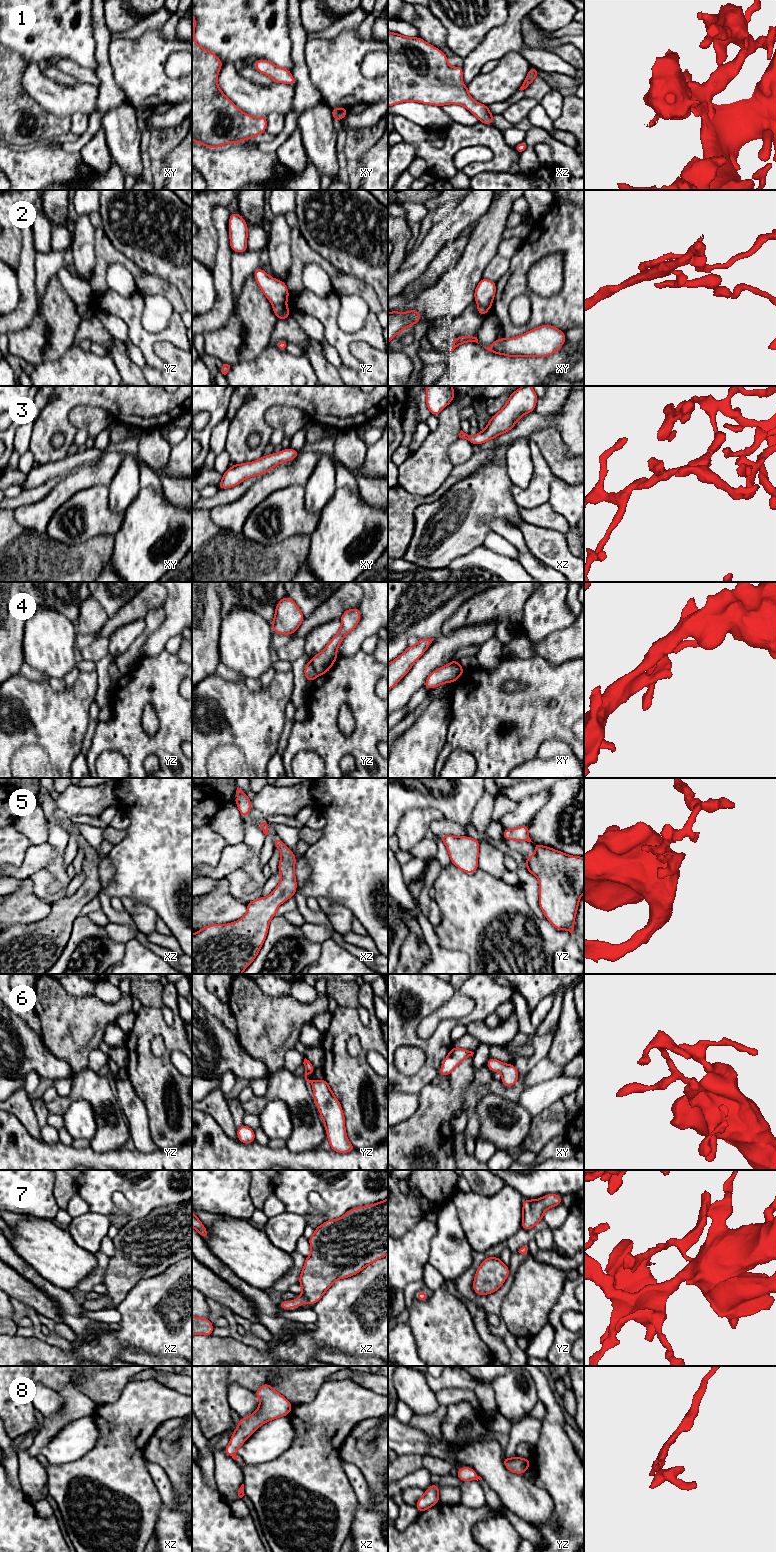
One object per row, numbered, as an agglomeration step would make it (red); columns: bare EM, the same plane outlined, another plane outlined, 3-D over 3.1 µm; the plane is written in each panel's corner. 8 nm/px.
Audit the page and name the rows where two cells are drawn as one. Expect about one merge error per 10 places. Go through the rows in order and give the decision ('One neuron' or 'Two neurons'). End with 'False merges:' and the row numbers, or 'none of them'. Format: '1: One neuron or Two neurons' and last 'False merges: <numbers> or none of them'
1: One neuron
2: One neuron
3: One neuron
4: Two neurons
5: One neuron
6: One neuron
7: One neuron
8: One neuron
False merges: 4

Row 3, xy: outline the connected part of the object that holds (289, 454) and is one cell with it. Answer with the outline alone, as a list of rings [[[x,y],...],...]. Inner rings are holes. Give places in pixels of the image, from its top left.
[[[288,448],[283,449],[278,454],[272,453],[262,456],[255,462],[234,464],[223,474],[222,481],[217,485],[218,490],[237,486],[247,478],[265,474],[269,470],[275,468],[279,463],[291,461],[299,454],[299,450]]]

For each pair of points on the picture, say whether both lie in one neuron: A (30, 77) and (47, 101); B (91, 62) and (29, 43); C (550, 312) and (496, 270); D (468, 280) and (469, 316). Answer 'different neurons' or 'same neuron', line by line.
A: same neuron
B: same neuron
C: different neurons
D: different neurons

